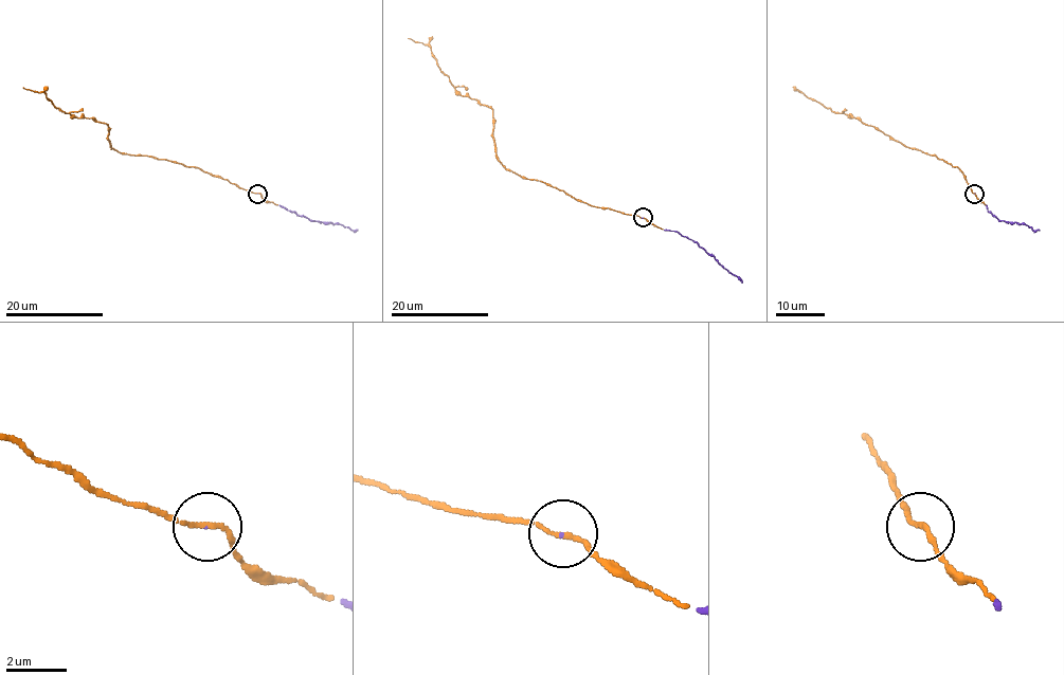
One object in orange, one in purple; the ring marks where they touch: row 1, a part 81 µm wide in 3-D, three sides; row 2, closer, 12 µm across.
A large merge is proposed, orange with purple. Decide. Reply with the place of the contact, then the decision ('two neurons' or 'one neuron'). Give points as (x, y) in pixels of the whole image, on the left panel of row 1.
place (257, 194); one neuron

